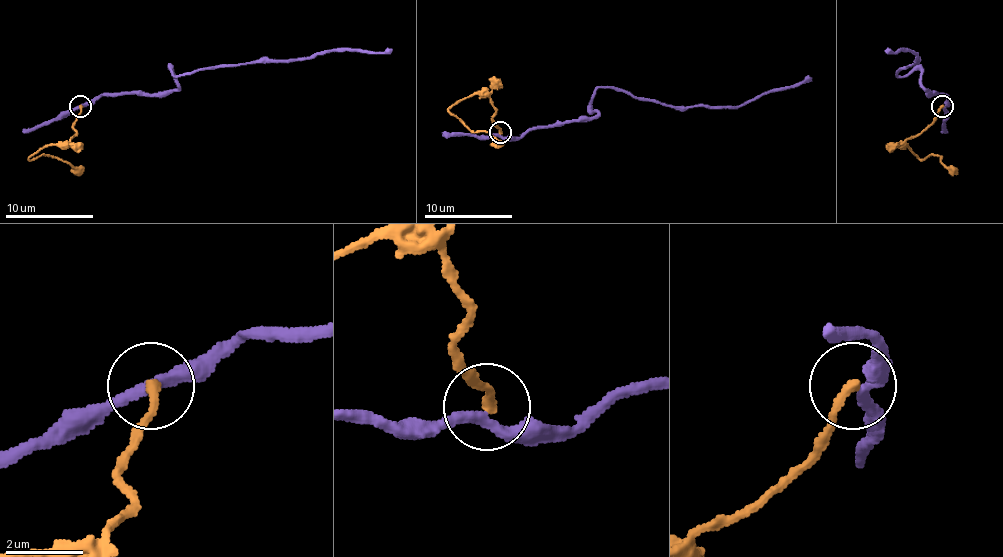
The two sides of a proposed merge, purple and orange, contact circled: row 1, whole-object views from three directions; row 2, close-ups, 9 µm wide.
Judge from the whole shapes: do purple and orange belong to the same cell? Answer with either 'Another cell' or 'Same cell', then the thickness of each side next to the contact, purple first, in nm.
Another cell. Thickness 280 nm (purple) against 240 nm

